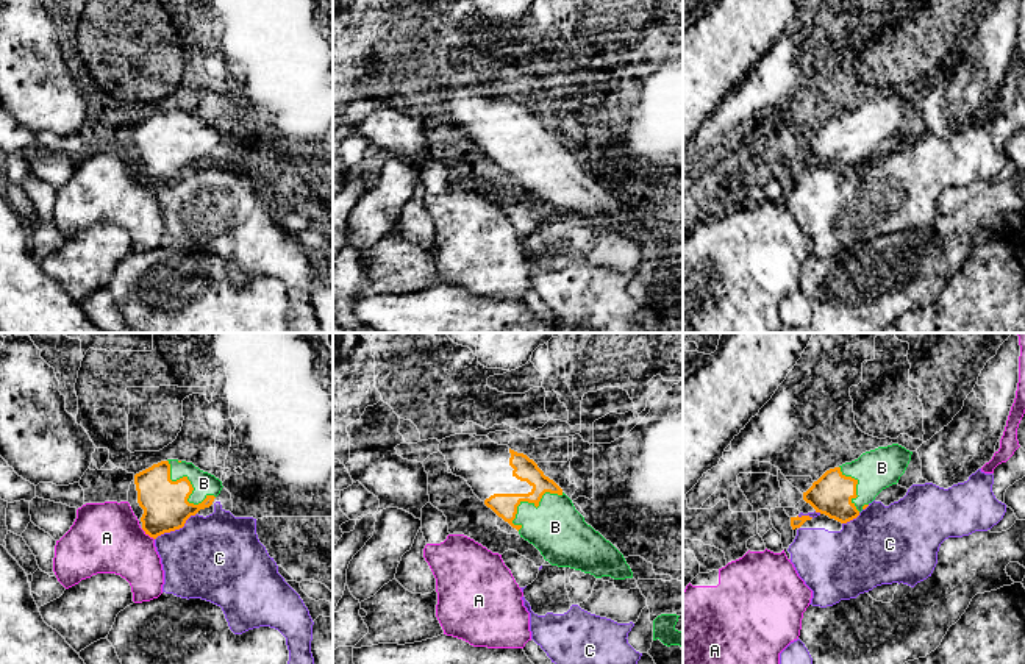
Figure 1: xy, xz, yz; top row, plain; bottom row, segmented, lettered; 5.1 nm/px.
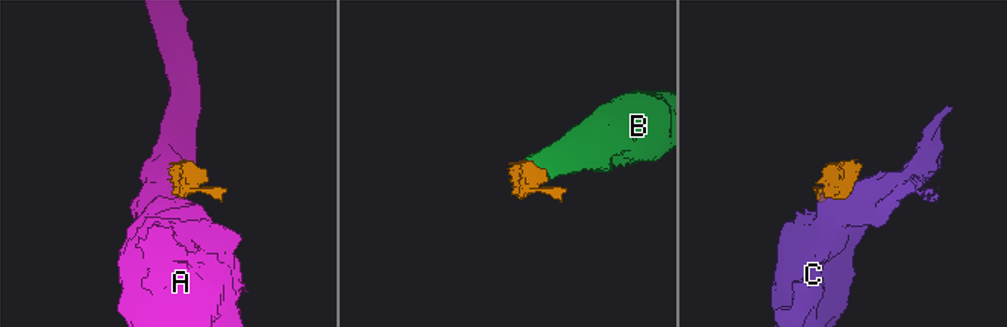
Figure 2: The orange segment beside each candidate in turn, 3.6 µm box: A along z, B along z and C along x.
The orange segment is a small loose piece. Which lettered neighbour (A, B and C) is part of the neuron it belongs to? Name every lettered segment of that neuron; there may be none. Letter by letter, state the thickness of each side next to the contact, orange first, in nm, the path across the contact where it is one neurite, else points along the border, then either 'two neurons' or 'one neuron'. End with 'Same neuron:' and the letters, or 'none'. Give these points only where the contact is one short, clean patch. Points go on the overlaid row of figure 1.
A: 240 nm thick on the orange side, 360 nm on the other; border along xy (141, 528), (153, 539); two neurons
B: 240 nm thick on the orange side, 120 nm on the other; runs through xy (164, 502), (177, 489), (191, 486), (203, 483); one neuron
C: 240 nm thick on the orange side, 440 nm on the other; two neurons
Same neuron: B

